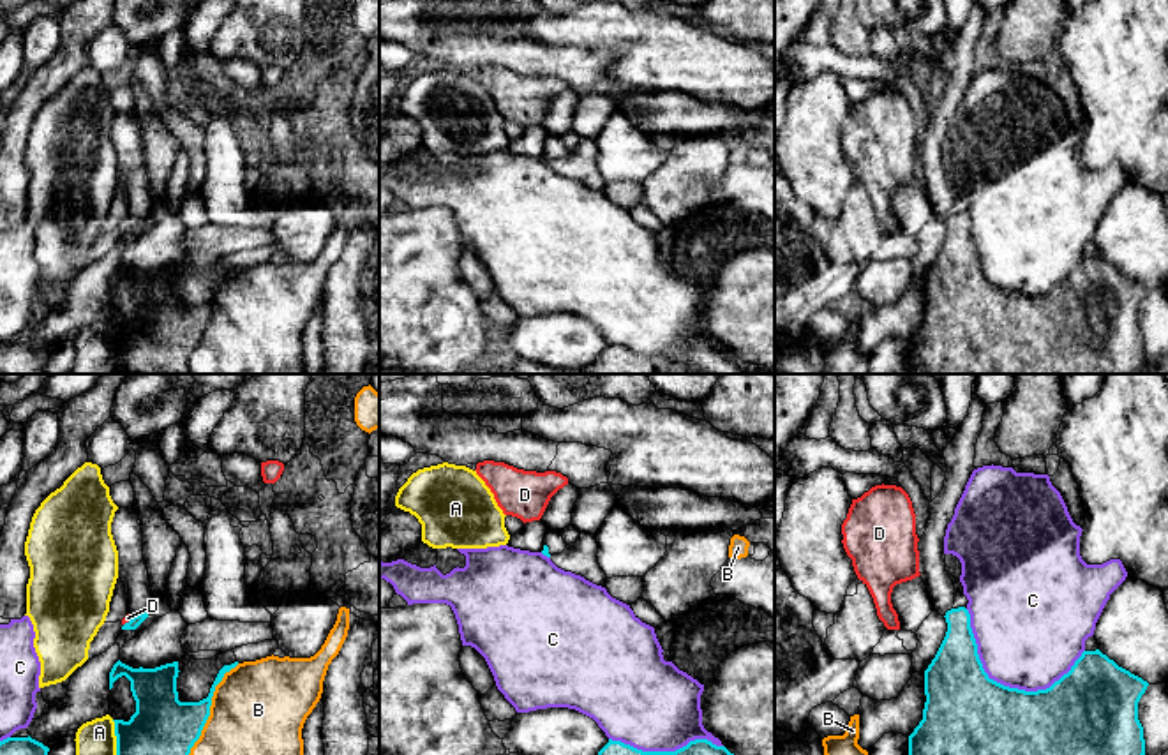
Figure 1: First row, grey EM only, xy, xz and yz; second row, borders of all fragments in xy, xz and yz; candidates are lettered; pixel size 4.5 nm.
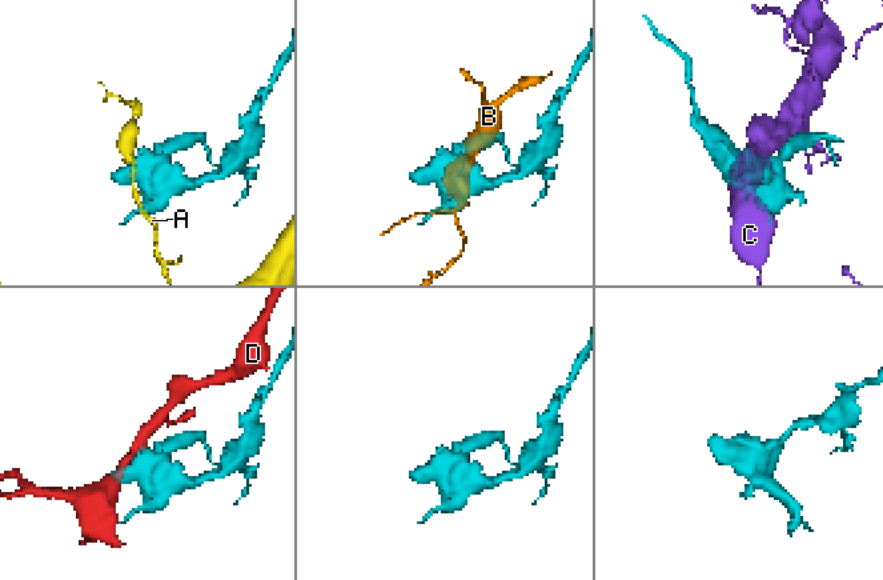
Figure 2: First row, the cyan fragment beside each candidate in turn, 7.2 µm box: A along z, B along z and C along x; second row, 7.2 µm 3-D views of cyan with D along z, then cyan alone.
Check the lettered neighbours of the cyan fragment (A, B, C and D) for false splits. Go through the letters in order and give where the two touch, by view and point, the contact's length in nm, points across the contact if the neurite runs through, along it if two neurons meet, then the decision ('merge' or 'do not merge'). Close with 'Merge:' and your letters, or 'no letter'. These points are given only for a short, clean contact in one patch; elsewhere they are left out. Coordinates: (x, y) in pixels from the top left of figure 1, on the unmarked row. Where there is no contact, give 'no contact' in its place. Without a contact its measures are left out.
A: xy (117, 348) | 220 nm | along xy (112, 325), (119, 369) | do not merge
B: xy (209, 320) | 550 nm | do not merge
C: yz (1003, 290) | 600 nm | do not merge
D: xy (131, 224) | 80 nm | along xy (134, 219), (124, 230) | do not merge
Merge: no letter

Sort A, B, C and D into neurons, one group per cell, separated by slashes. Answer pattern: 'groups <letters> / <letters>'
groups A / B / C / D

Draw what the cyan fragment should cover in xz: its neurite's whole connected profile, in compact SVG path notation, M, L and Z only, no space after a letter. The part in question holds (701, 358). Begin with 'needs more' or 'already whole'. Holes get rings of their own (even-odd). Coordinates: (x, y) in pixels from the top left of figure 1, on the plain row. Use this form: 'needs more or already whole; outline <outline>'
already whole; outline M708 344L690 346L676 356L642 356L612 346L584 369L584 374L753 374L725 351Z

